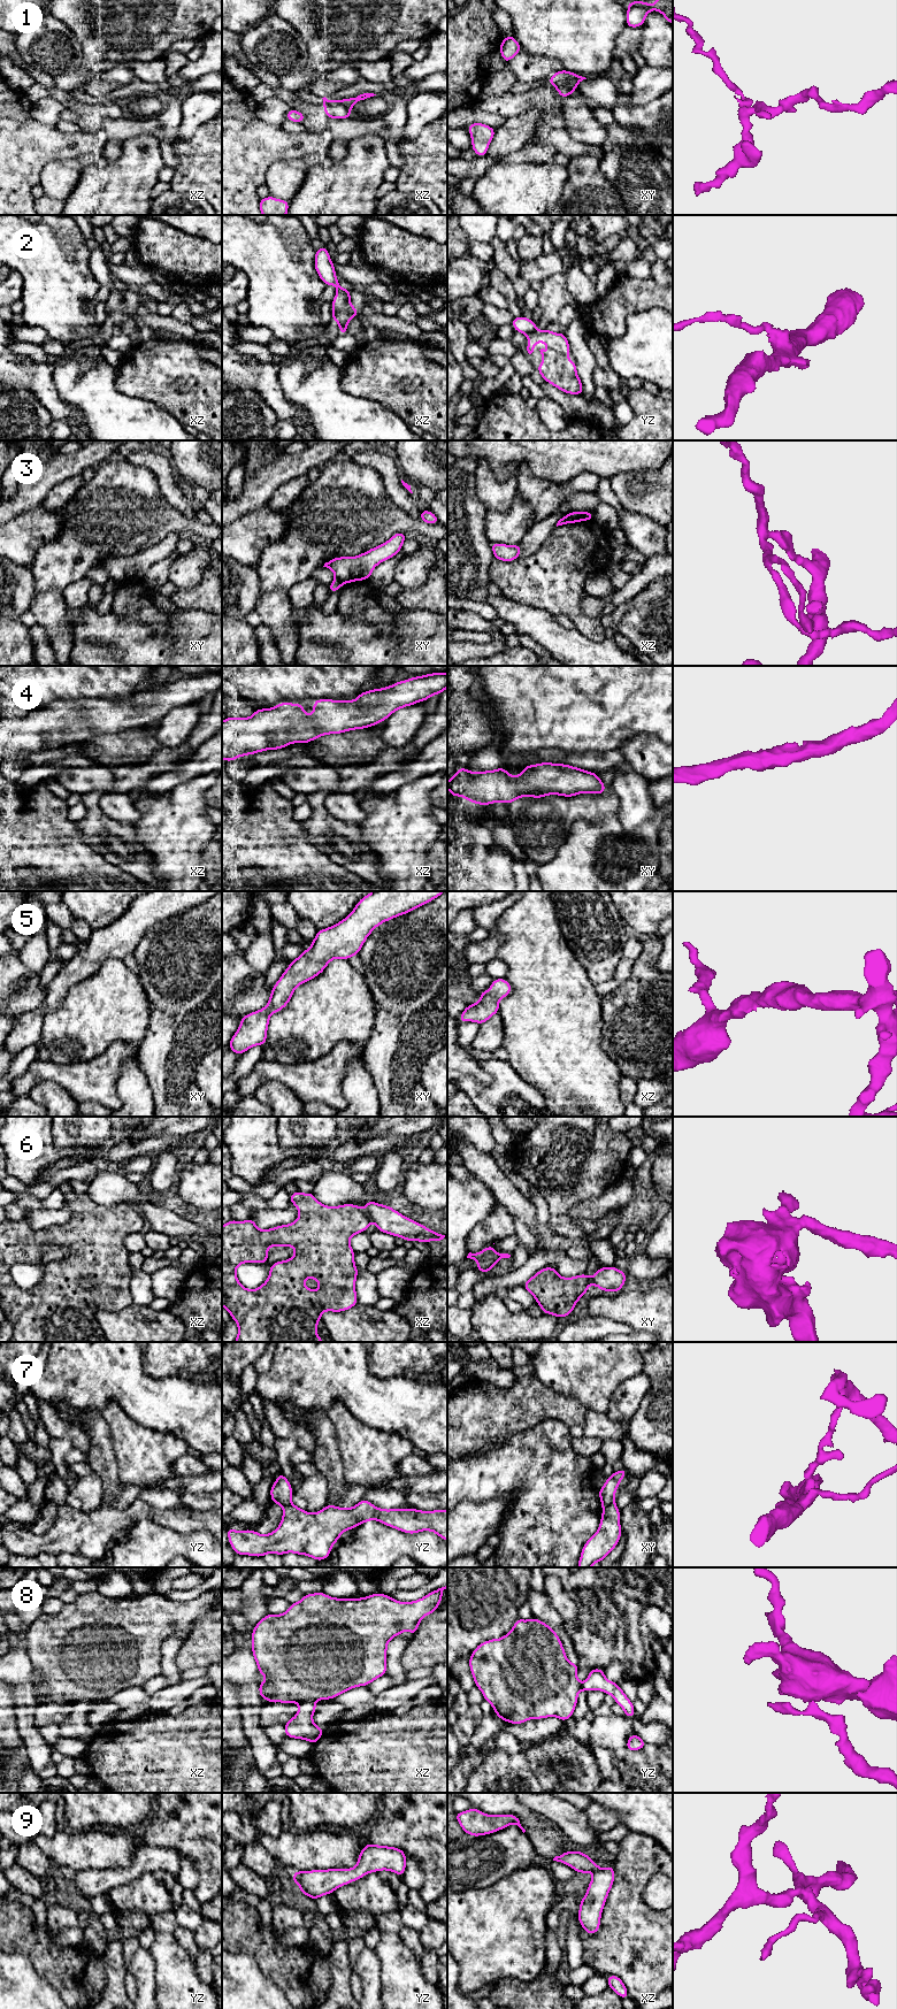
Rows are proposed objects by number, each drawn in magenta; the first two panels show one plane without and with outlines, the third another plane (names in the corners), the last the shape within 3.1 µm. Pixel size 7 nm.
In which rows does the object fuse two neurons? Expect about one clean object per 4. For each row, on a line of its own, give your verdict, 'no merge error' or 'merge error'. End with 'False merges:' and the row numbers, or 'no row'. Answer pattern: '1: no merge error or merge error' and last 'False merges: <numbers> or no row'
1: merge error
2: merge error
3: merge error
4: no merge error
5: no merge error
6: merge error
7: merge error
8: merge error
9: merge error
False merges: 1, 2, 3, 6, 7, 8, 9

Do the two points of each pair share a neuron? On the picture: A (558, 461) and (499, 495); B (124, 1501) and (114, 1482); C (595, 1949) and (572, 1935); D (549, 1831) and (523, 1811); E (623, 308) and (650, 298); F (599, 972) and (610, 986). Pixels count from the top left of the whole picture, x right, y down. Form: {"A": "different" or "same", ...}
{"A": "different", "B": "different", "C": "different", "D": "same", "E": "same", "F": "different"}

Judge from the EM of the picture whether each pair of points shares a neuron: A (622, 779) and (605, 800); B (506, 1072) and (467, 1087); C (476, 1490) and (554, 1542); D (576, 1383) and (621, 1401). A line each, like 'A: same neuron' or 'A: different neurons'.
A: different neurons
B: same neuron
C: same neuron
D: different neurons

